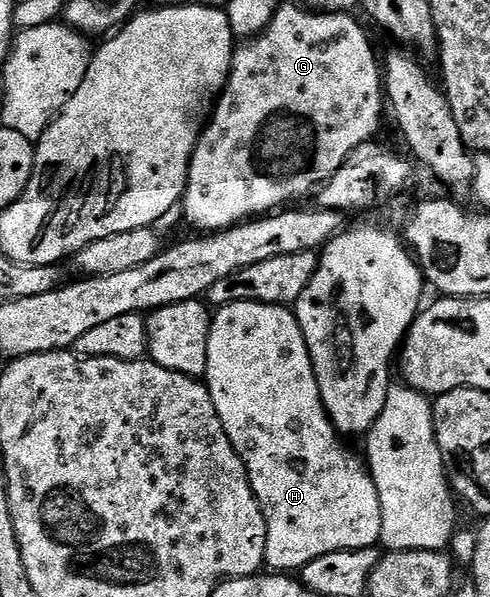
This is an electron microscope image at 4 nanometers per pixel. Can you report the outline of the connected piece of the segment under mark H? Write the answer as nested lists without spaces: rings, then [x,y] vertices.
[[[236,302],[230,306],[220,307],[212,315],[213,323],[207,340],[207,372],[204,383],[209,387],[211,400],[215,400],[215,412],[219,412],[219,420],[223,420],[223,432],[231,440],[235,452],[243,460],[247,468],[247,476],[251,488],[261,505],[263,516],[267,520],[267,548],[265,549],[265,566],[273,572],[297,572],[311,560],[323,556],[327,552],[340,550],[358,550],[368,546],[376,547],[381,541],[381,505],[379,492],[375,488],[375,480],[369,474],[368,465],[360,453],[348,450],[327,416],[323,400],[319,396],[319,384],[315,380],[315,368],[311,364],[311,356],[307,348],[307,340],[297,323],[296,313],[284,306],[272,306],[262,302]]]

